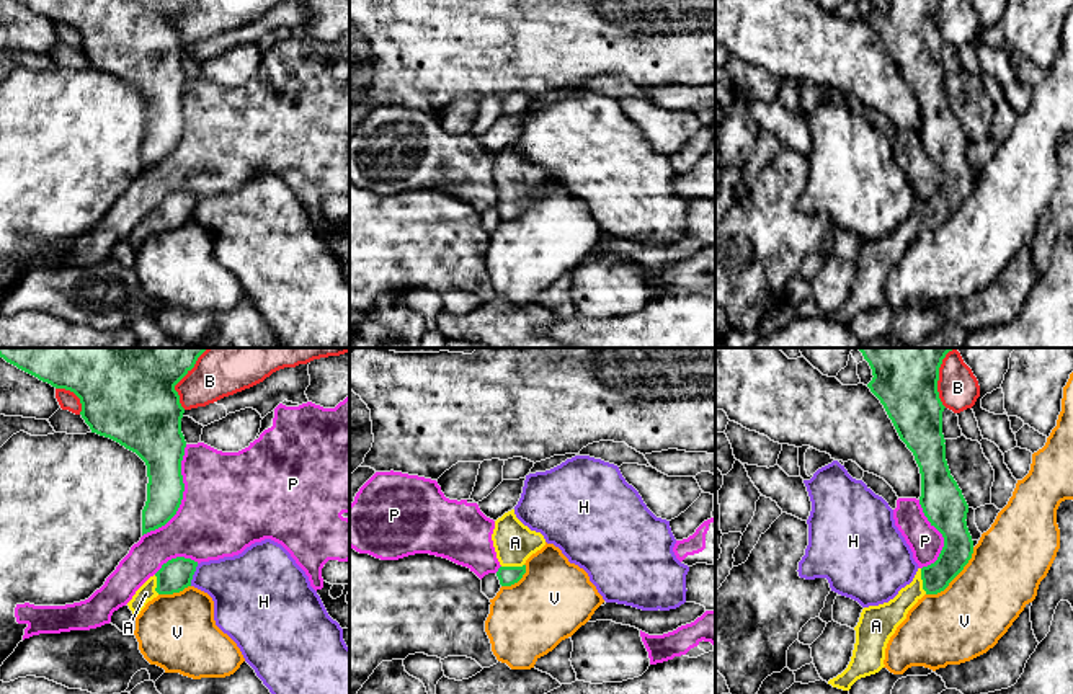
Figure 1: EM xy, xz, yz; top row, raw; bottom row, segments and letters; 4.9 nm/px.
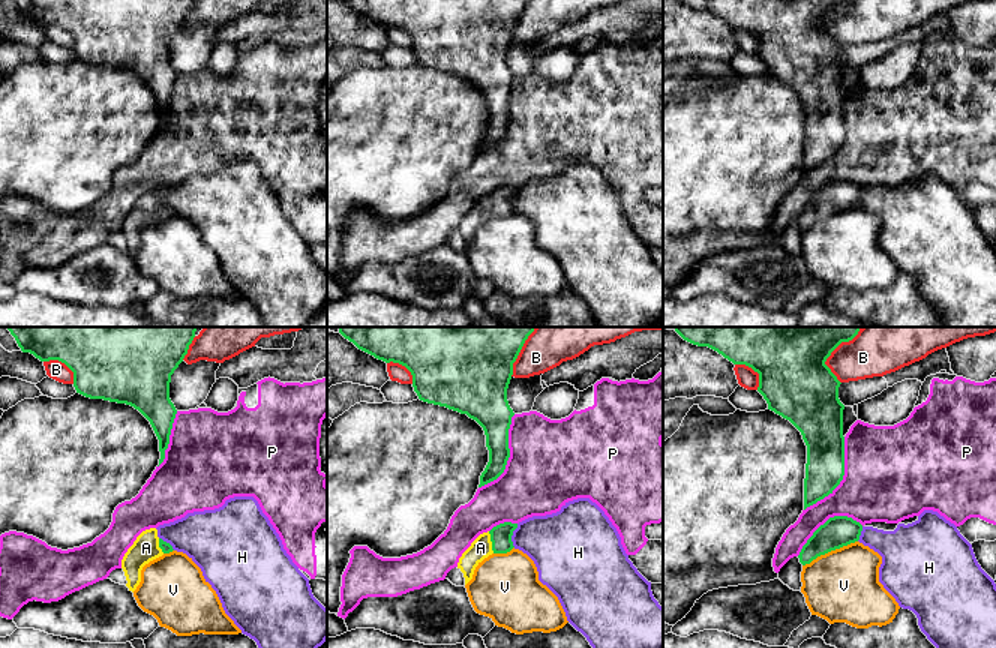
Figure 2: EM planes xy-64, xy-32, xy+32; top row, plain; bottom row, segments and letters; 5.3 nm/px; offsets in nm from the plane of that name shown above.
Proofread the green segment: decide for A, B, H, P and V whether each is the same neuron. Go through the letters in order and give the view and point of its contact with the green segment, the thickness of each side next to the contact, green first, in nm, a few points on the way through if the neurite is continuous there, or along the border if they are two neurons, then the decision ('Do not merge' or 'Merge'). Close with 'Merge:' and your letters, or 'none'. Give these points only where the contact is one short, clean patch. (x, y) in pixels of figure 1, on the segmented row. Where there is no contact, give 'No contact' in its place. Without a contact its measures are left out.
A: Touches green at yz (923, 582). Thickness 150 nm (green) against 140 nm. Path across: yz (957, 549), (923, 582), (887, 616). Merge
B: Touches green at yz (938, 376). Thickness 380 nm (green) against 200 nm. Do not merge
H: Touches green at xy (193, 573). Thickness 160 nm (green) against 320 nm. Boundary: xy (198, 564), (190, 585). Do not merge
P: Touches green at xy (182, 495). Thickness 220 nm (green) against 480 nm. Do not merge
V: Touches green at yz (956, 575). Thickness 150 nm (green) against 360 nm. Do not merge
Merge: A

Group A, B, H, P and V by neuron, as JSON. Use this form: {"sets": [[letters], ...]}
{"sets": [["A"], ["B"], ["H"], ["P"], ["V"]]}

